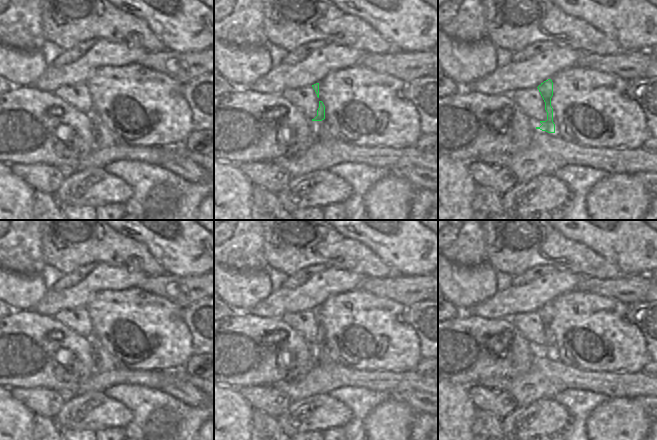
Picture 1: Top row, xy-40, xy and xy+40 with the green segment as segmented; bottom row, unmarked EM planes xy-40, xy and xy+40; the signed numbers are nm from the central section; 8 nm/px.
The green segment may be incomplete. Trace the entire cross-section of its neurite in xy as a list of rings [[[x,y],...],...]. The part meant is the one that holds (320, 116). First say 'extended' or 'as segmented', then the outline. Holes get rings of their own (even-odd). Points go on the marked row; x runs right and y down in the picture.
extended; [[[319,101],[319,108],[317,116],[312,119],[313,121],[313,134],[315,139],[326,141],[333,137],[333,132],[325,120],[325,106],[322,101]]]

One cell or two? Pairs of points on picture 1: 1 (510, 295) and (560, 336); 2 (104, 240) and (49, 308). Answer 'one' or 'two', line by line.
1: two
2: two

